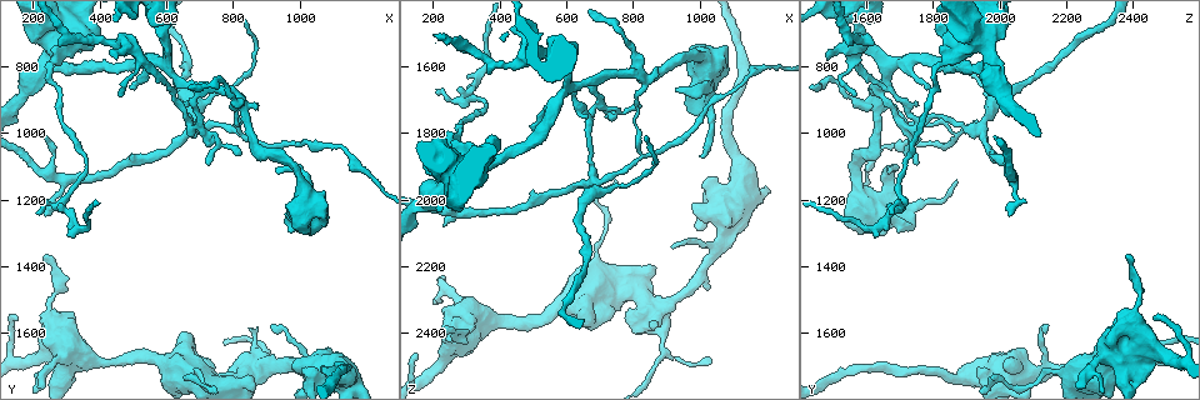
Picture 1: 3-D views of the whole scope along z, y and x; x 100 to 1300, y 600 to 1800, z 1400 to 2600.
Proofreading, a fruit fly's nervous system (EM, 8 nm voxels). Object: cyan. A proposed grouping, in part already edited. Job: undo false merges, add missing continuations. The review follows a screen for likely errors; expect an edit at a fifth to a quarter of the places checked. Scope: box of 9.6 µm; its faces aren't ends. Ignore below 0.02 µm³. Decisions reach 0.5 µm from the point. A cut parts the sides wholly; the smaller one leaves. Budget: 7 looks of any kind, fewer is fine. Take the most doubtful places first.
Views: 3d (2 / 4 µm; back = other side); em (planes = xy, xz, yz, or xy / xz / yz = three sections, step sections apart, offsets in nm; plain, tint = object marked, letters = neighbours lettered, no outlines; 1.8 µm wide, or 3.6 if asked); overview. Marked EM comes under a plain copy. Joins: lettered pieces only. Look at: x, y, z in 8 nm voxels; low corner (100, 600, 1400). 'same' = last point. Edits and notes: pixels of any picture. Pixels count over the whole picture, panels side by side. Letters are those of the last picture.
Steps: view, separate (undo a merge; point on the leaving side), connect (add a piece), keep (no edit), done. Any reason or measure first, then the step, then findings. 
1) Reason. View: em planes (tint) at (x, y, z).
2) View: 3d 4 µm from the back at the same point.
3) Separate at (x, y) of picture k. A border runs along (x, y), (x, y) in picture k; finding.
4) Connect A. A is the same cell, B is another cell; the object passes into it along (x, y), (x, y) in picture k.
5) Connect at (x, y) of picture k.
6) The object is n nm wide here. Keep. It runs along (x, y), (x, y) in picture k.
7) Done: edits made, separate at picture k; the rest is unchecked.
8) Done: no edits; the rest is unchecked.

Thick turns thin. View: em planes (letters) at (830, 910, 1630).

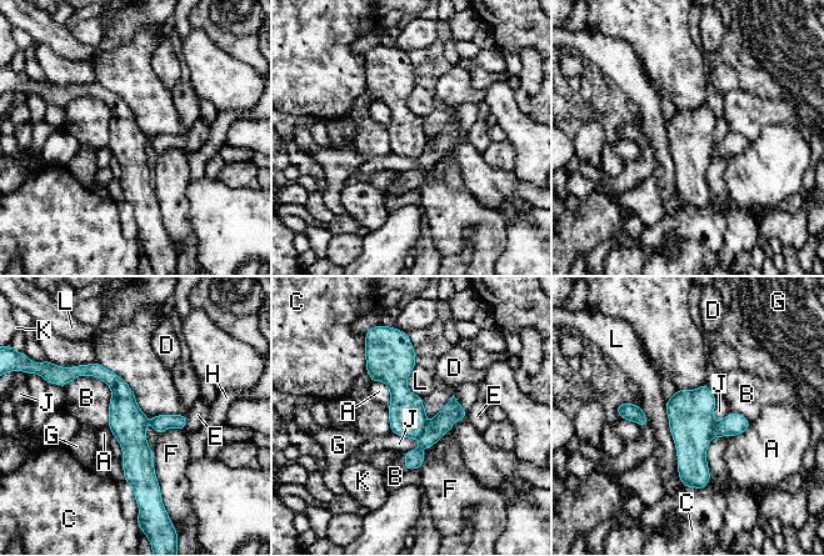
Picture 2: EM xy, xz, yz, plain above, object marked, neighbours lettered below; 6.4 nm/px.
The object is 240 nm wide here. Separate at (443, 421) of picture 2. A, B, C, D, E, F, G, H, J, K and L are other cells; the part that leaves runs along (453, 401), (453, 411), (408, 466) in picture 2; two neurons meet here.

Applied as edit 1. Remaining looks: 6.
Abrupt turn. View: em 3.6 µm xz step 8 (tint) at (860, 1710, 2320).

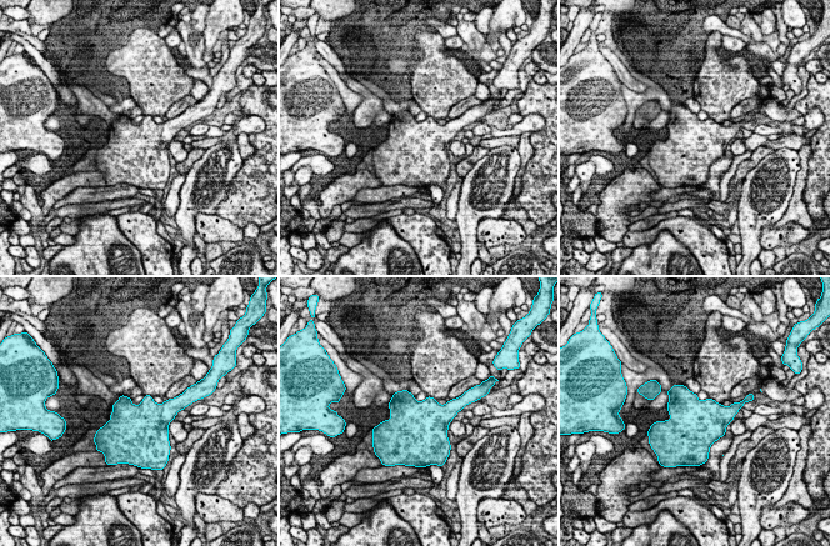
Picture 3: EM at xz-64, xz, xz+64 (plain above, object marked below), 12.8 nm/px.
Cut it another way. View: em 3.6 µm planes (tint) at the same point.

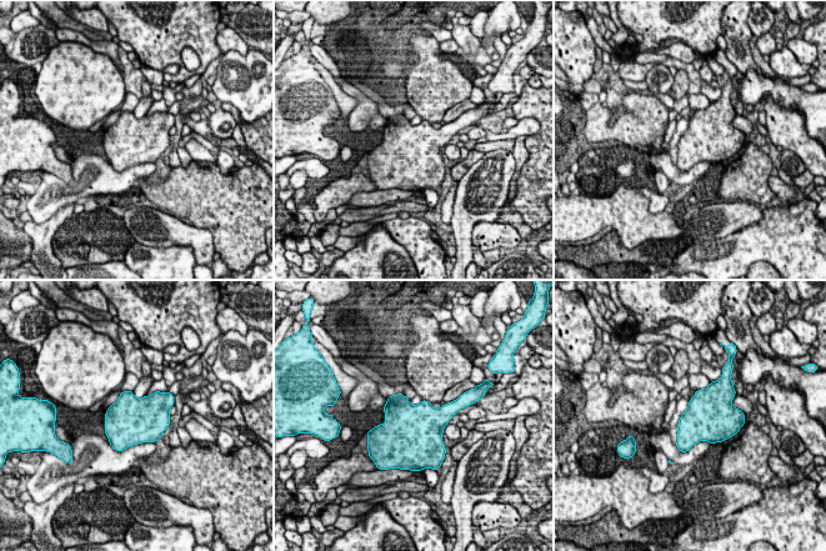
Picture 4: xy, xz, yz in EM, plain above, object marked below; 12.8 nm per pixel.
What lies round it. View: em 3.6 µm planes (letters) at the same point.

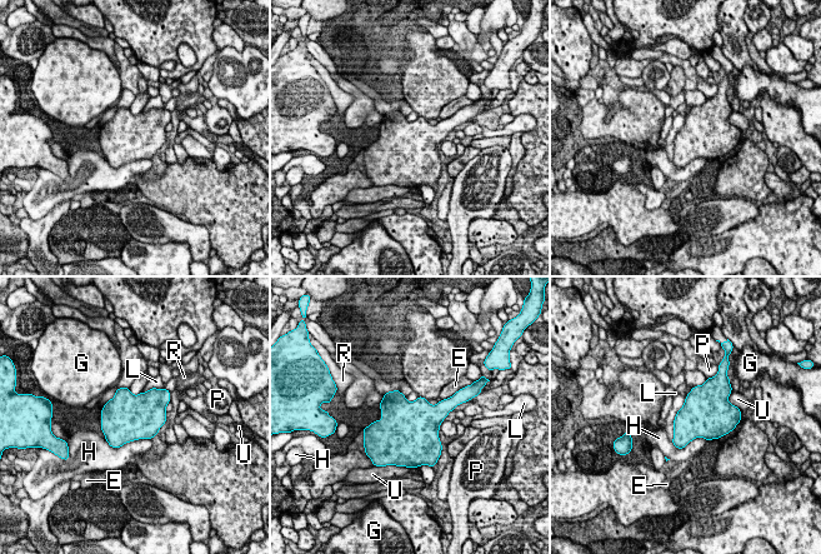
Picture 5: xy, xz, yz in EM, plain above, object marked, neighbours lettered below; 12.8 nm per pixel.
Keep. E, G, H, L, P, R and U are other cells; a border runs along (163, 388), (150, 388), (141, 392) in picture 5; all the same neuron.

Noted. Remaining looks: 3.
Done: edits made, separate at picture 2; the rest is unchecked.

